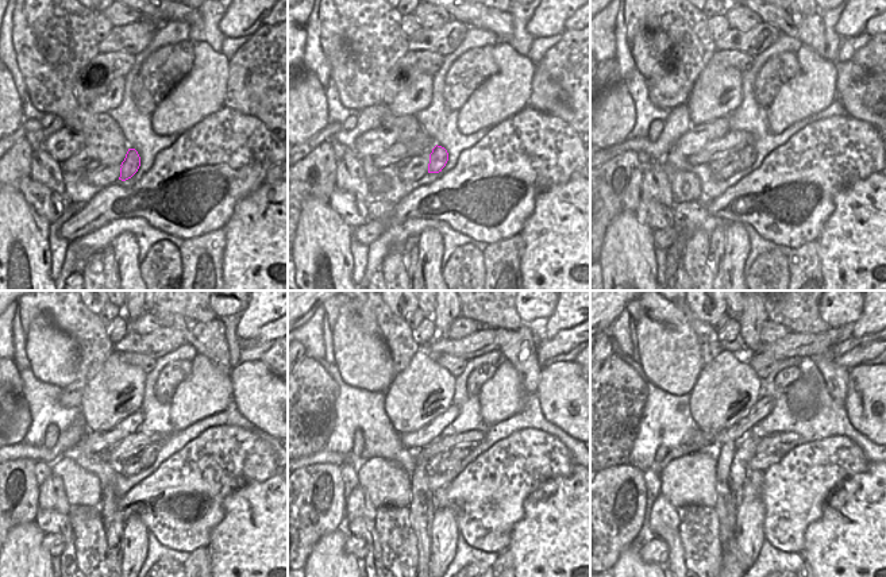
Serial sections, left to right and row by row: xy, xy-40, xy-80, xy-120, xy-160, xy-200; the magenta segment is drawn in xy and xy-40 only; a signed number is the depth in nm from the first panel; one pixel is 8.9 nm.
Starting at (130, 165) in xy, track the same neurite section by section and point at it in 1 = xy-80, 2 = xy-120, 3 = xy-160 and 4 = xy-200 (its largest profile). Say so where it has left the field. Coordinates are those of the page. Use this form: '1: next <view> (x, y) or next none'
1: next xy-80 (747, 156)
2: next xy-120 (147, 457)
3: next xy-160 (461, 450)
4: next xy-200 (790, 439)

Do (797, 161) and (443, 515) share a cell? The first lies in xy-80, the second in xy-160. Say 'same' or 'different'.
different

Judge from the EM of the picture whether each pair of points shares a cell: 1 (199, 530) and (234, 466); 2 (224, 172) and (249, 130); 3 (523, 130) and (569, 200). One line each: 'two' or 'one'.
1: one
2: one
3: two

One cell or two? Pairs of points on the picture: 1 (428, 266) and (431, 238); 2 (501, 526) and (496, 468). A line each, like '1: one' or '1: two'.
1: one
2: one

